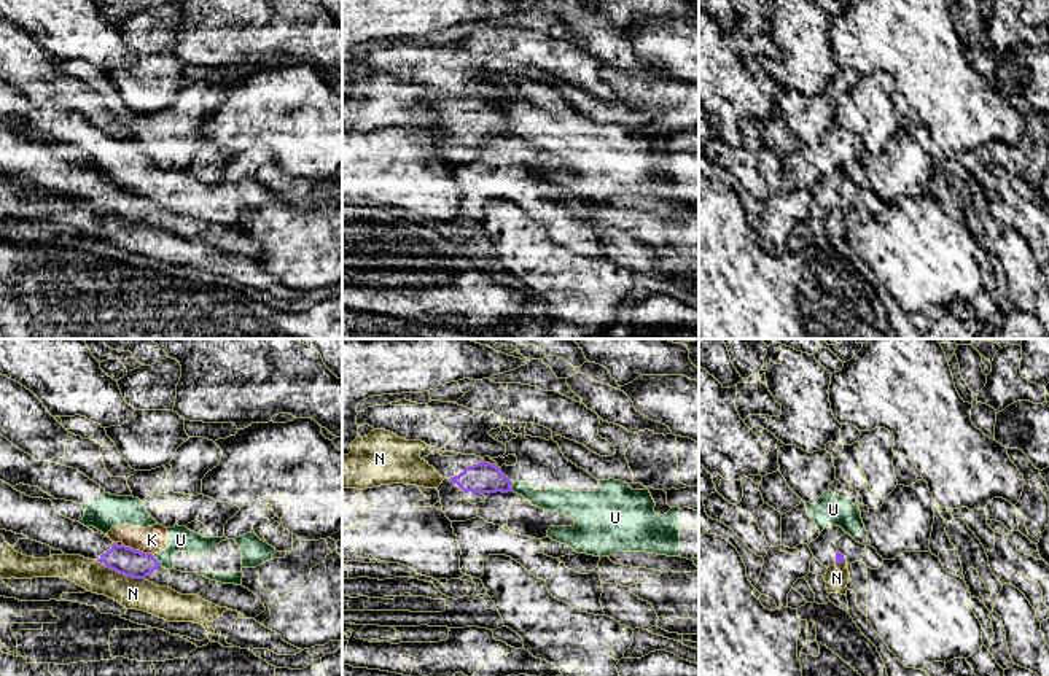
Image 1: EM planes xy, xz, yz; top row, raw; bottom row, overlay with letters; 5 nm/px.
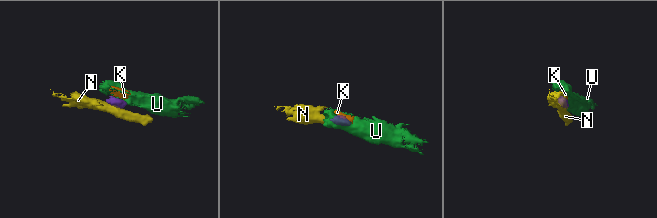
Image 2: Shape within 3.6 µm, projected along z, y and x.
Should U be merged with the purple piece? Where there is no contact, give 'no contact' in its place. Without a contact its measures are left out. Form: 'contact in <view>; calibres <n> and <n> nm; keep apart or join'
contact in xy; calibres 140 and 130 nm; keep apart

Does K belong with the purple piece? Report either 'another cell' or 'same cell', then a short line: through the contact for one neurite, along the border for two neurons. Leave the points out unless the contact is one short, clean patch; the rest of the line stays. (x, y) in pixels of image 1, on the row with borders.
another cell; line xy (124, 544), (152, 555)

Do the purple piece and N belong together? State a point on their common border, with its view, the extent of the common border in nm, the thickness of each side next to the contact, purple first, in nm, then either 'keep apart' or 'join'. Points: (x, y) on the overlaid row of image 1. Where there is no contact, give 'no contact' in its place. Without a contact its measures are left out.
contact xy (121, 573); length 260 nm; calibres 140 and 160 nm; keep apart

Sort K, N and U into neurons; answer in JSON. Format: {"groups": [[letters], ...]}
{"groups": [["K", "U"], ["N"]]}

